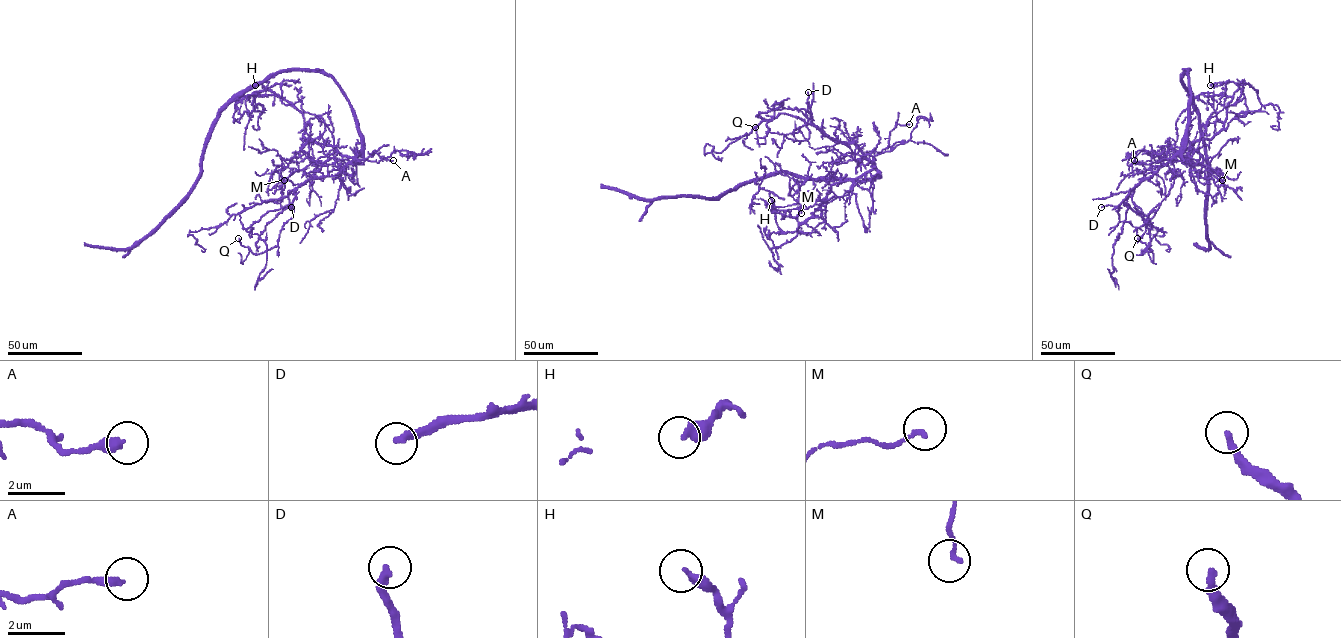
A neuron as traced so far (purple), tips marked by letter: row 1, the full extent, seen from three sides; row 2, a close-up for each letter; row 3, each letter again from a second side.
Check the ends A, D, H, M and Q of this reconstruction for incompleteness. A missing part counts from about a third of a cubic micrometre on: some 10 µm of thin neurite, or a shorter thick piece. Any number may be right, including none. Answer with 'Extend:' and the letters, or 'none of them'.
Extend: D

